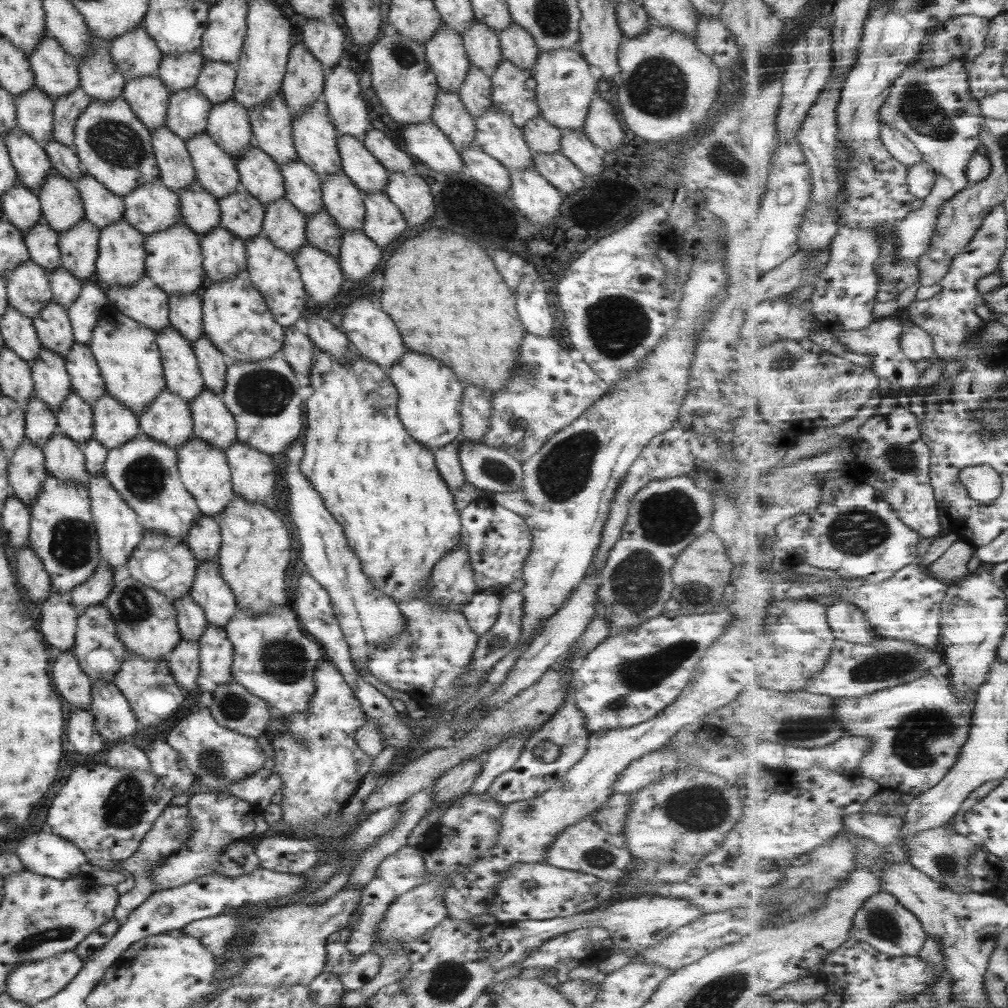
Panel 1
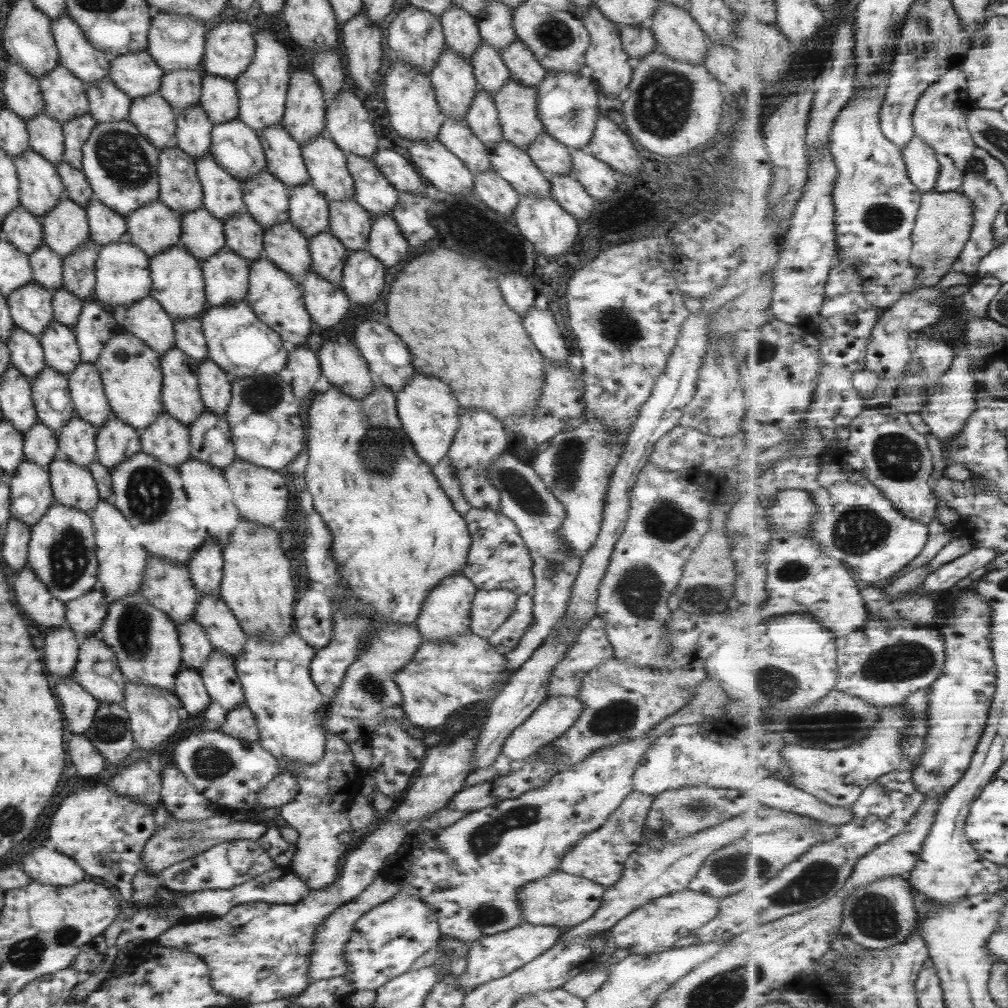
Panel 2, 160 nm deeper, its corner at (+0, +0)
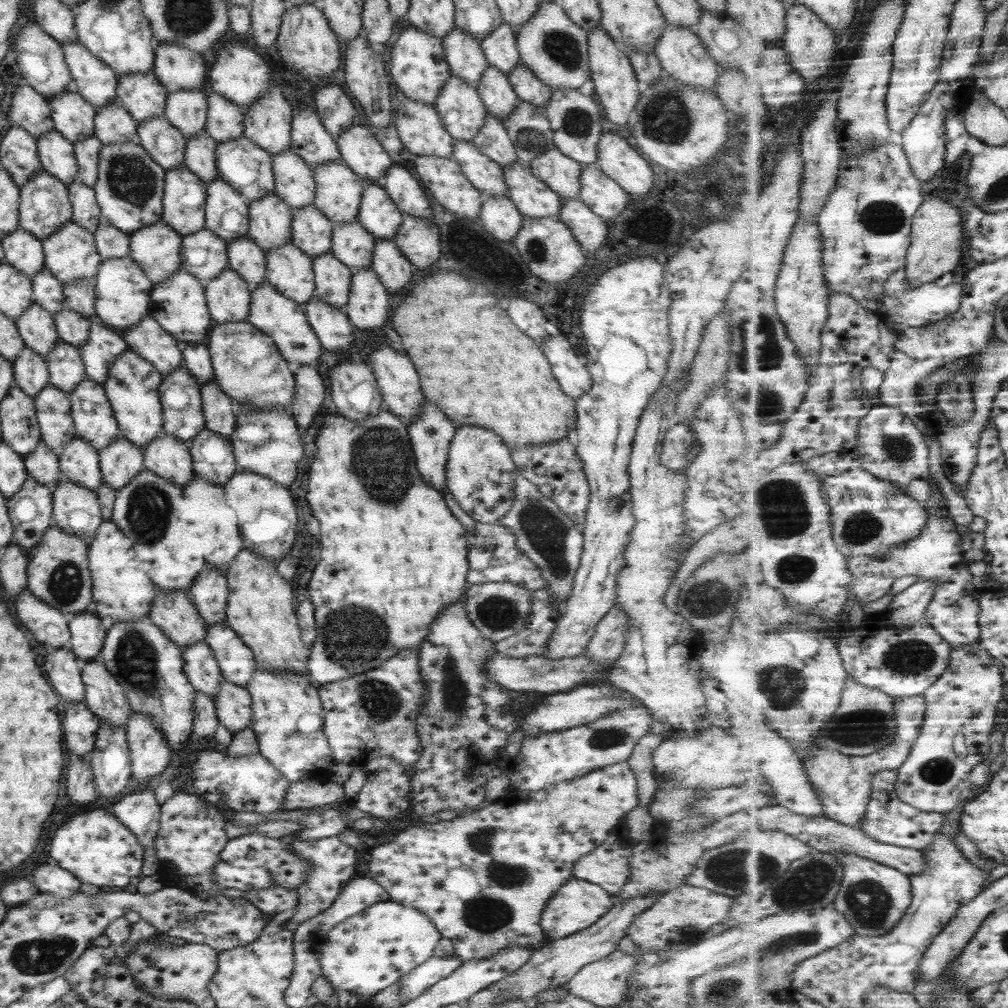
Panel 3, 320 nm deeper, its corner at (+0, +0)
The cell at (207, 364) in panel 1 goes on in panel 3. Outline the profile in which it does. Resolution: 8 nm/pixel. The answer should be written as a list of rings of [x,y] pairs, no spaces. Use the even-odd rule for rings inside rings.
[[[214,380],[200,385],[200,402],[204,428],[230,439],[236,428],[236,405]]]

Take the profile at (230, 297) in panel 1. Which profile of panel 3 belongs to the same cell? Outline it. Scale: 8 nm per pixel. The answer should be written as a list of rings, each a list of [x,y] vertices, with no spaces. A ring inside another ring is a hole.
[[[246,321],[220,322],[219,324],[213,323],[210,327],[205,343],[209,351],[214,381],[225,393],[225,396],[233,400],[235,405],[239,404],[239,402],[248,402],[248,404],[258,406],[258,408],[270,408],[270,406],[276,406],[276,404],[285,407],[290,405],[295,388],[294,376],[287,368],[287,362],[278,355],[278,350],[268,334],[257,331],[253,325]],[[255,336],[261,340],[263,346],[267,346],[267,356],[271,356],[271,358],[267,360],[263,356],[263,358],[255,360],[253,366],[245,368],[239,362],[235,362],[233,344],[235,342],[247,342],[247,340],[251,342],[251,338],[255,338]]]

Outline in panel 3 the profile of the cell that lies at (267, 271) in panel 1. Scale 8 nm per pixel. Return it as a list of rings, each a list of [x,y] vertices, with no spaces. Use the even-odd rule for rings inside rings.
[[[265,280],[253,287],[248,305],[247,319],[245,321],[253,325],[257,331],[271,337],[278,350],[278,355],[285,362],[315,365],[320,355],[320,344],[306,322],[301,305],[273,290],[273,287]]]

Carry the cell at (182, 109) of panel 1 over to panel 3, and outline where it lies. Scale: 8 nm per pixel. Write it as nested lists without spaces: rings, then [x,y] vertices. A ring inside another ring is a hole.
[[[200,130],[191,138],[185,138],[182,164],[201,180],[201,183],[209,183],[217,177],[215,168],[216,142],[204,131]]]

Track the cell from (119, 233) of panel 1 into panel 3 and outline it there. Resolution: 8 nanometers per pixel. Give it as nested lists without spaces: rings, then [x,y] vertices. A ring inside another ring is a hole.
[[[106,258],[101,260],[94,276],[94,318],[103,325],[117,331],[119,335],[137,324],[148,314],[150,290],[152,285],[146,279],[145,273],[132,258]]]

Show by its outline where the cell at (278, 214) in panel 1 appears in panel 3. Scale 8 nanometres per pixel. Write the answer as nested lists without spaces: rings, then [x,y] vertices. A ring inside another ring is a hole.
[[[291,241],[264,255],[265,281],[273,290],[303,306],[314,291],[312,260],[301,253]]]

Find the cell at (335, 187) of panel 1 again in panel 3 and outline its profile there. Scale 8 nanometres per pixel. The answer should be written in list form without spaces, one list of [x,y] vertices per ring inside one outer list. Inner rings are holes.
[[[356,221],[333,224],[330,252],[352,272],[370,266],[375,239]]]

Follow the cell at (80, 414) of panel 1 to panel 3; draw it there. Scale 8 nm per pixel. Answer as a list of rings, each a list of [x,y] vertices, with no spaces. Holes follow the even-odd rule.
[[[74,436],[66,442],[58,454],[57,464],[64,478],[80,484],[87,490],[96,492],[102,482],[98,453],[94,452],[93,447],[80,436]]]

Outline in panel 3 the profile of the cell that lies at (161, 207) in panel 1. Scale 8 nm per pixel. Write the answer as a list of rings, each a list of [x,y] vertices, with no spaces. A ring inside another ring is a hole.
[[[160,220],[138,228],[128,240],[128,257],[138,264],[152,287],[180,269],[182,238]]]

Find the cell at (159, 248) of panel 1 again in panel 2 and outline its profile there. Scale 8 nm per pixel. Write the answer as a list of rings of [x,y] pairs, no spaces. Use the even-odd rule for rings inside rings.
[[[181,243],[169,247],[149,258],[149,296],[154,298],[171,320],[199,317],[207,308],[204,297],[204,280],[199,260],[191,256]]]

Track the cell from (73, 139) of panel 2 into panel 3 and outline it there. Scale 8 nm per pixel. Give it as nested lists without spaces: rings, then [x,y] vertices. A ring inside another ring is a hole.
[[[92,134],[83,140],[73,144],[73,154],[77,169],[75,169],[74,182],[81,183],[85,187],[92,188],[97,179],[98,150],[102,144]]]

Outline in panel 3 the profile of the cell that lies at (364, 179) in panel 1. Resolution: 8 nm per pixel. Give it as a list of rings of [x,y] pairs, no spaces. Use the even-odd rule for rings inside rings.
[[[363,181],[363,184],[365,184],[365,189],[363,189],[363,193],[361,193],[356,222],[360,224],[361,228],[364,228],[371,234],[375,240],[391,239],[401,224],[401,213],[397,211],[397,207],[393,205],[391,199],[385,195],[383,188],[379,185],[373,185],[373,183],[369,183],[369,181]]]

